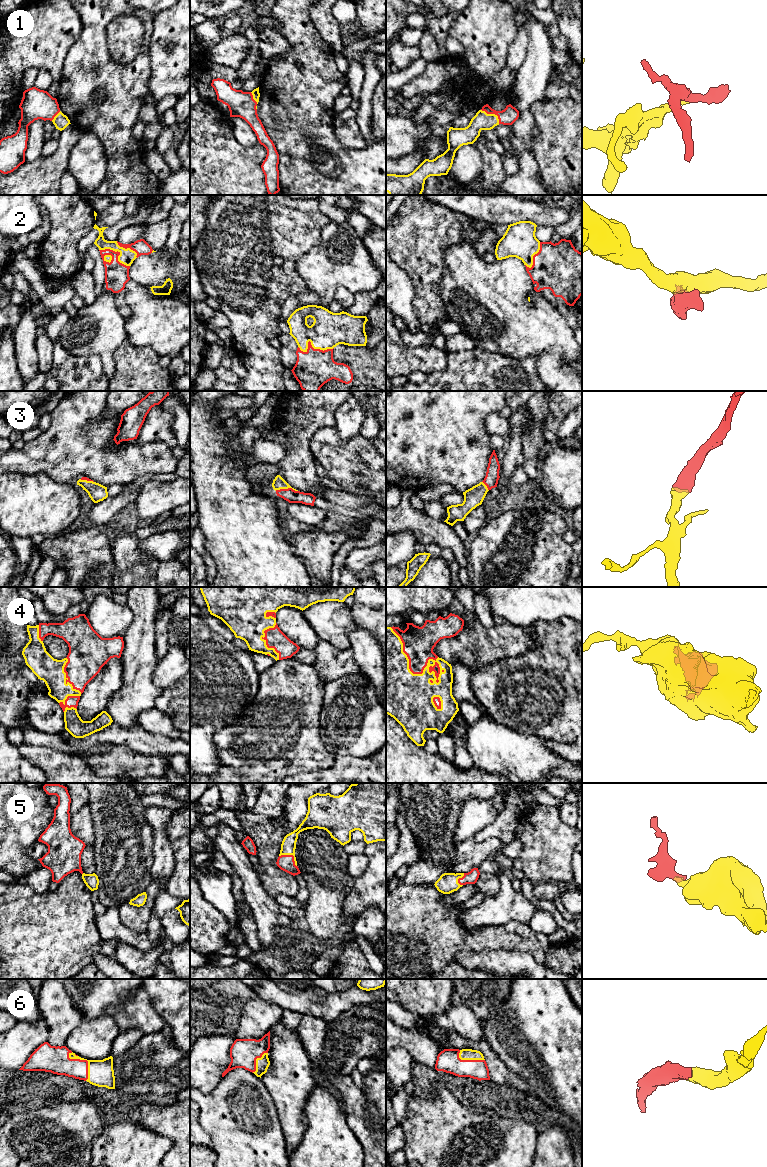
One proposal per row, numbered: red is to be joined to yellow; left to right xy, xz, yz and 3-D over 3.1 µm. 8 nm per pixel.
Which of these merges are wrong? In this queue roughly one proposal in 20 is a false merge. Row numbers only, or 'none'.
none

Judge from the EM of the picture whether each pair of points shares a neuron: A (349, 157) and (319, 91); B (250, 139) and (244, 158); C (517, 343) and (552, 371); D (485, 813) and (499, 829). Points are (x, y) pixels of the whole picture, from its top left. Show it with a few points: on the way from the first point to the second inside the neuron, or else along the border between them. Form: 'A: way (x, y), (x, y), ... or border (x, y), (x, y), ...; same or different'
A: way (331, 144), (323, 136), (320, 109); same
B: border (232, 129), (242, 145), (258, 143); different
C: way (530, 343), (540, 343), (552, 355), (552, 358); same
D: border (507, 805), (491, 823), (481, 828), (474, 835); different

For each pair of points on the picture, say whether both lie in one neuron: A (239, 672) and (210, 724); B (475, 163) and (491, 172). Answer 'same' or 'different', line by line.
A: same
B: different

